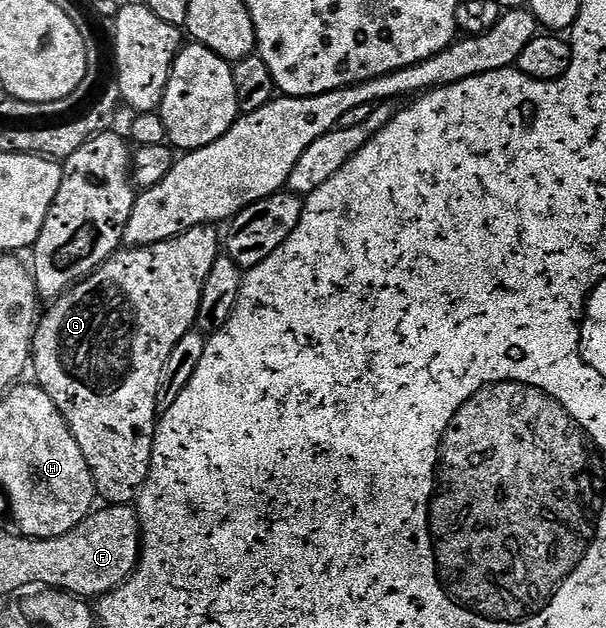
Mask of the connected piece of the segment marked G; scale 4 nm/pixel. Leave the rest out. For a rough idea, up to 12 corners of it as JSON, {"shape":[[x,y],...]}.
{"shape":[[220,234],[119,249],[34,331],[107,505],[150,474],[158,385]]}

